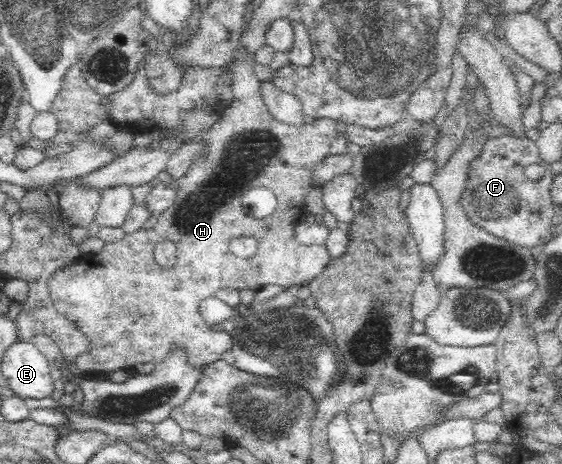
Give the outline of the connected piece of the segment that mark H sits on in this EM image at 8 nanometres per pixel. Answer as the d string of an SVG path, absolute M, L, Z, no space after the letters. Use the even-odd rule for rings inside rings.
M240 52L234 56L234 100L201 138L201 149L205 152L192 157L185 174L176 182L173 205L157 216L159 222L153 228L141 227L118 241L106 242L100 252L82 257L49 278L50 297L55 308L88 338L89 348L75 360L82 372L104 374L145 362L157 364L165 360L173 346L178 345L186 346L191 363L197 367L219 361L221 355L231 349L233 341L226 331L211 330L211 326L204 322L199 310L203 299L213 297L221 288L257 291L267 284L284 288L307 284L330 264L324 245L301 243L295 228L297 221L306 214L304 199L312 187L312 168L330 155L338 123L319 119L315 124L287 125L275 120L259 95L261 82L254 72L255 56L242 56ZM256 186L269 188L276 196L278 206L269 217L250 218L244 212L243 194ZM241 236L257 241L253 256L238 257L229 249L231 240ZM162 240L170 240L176 246L176 259L170 267L159 265L154 257L154 246Z

